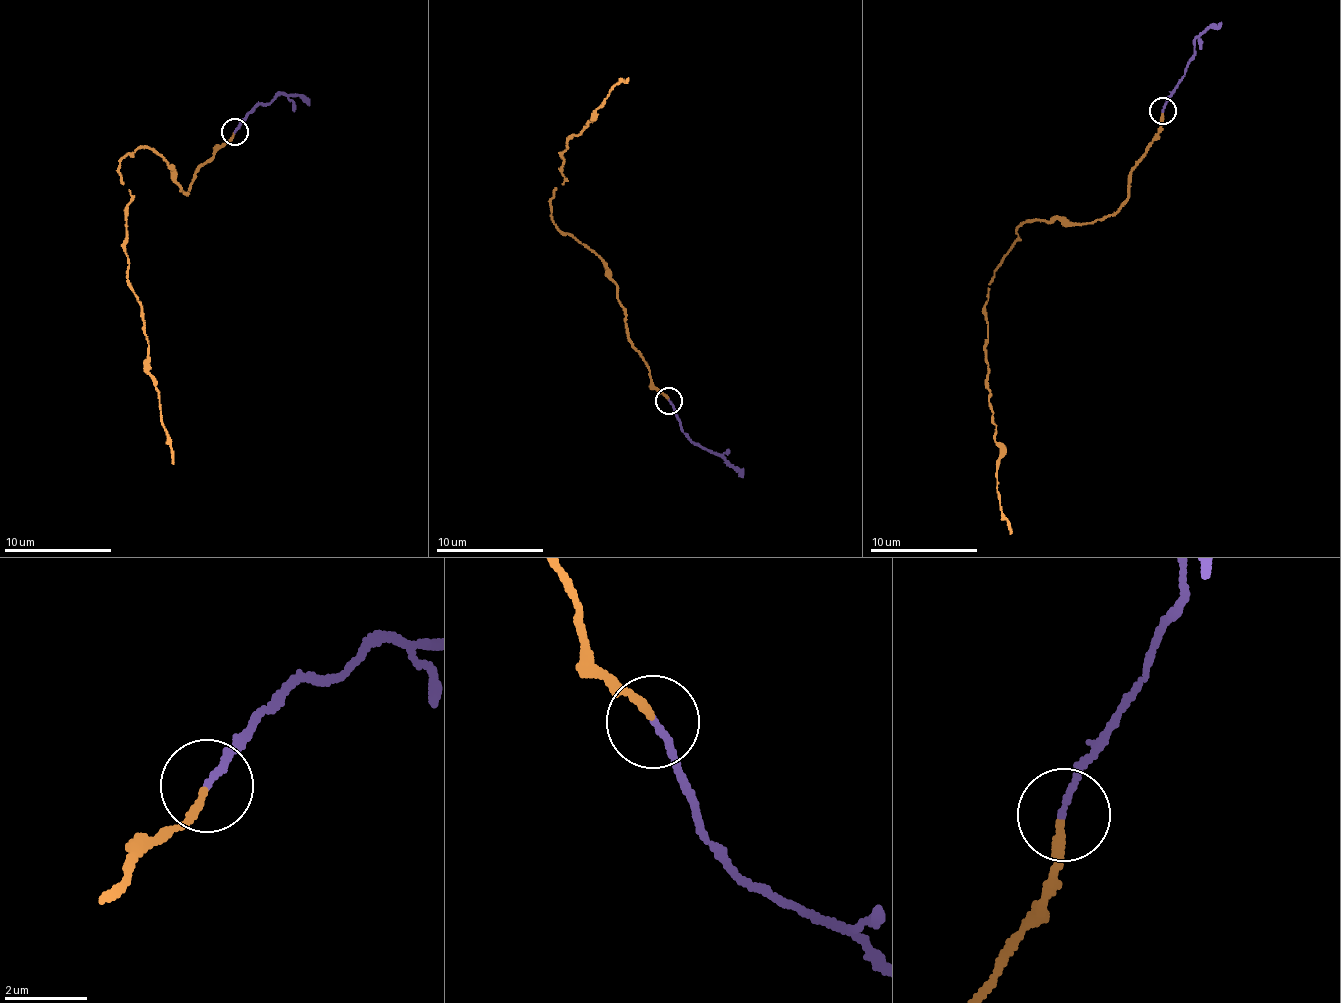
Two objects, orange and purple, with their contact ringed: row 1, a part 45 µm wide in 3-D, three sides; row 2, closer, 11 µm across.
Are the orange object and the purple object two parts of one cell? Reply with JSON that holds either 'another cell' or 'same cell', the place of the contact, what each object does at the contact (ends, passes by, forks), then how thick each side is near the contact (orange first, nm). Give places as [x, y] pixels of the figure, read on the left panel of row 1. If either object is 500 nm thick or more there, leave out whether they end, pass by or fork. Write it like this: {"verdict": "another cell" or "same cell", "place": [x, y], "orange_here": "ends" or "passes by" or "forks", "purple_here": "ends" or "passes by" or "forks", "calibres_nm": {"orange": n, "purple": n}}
{"verdict": "same cell", "place": [234, 132], "orange_here": "ends", "purple_here": "ends", "calibres_nm": {"orange": 180, "purple": 170}}

